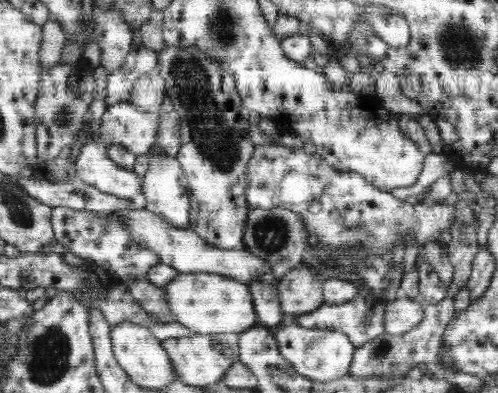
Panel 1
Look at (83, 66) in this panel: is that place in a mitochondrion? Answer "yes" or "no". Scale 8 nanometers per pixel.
no

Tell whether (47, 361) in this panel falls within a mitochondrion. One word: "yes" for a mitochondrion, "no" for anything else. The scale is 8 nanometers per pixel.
yes

